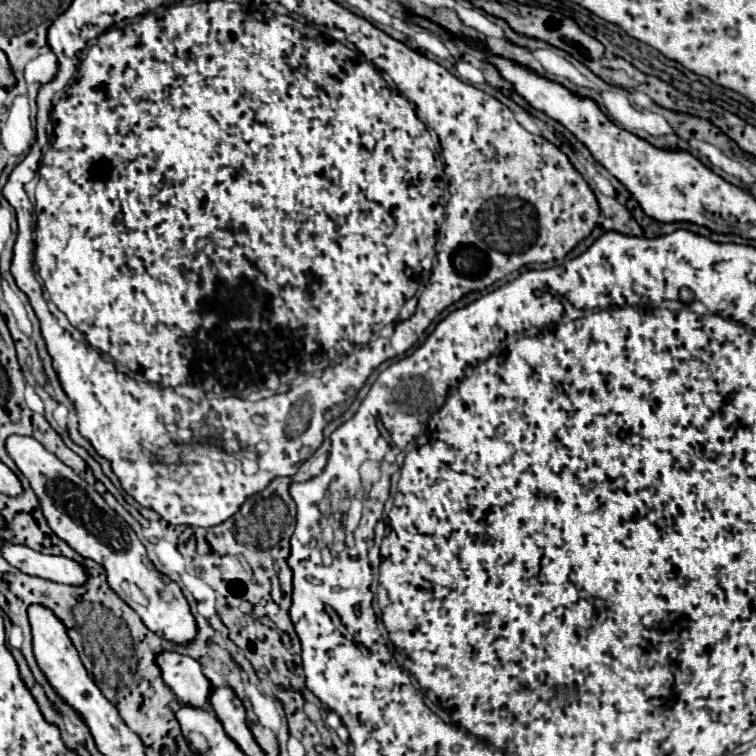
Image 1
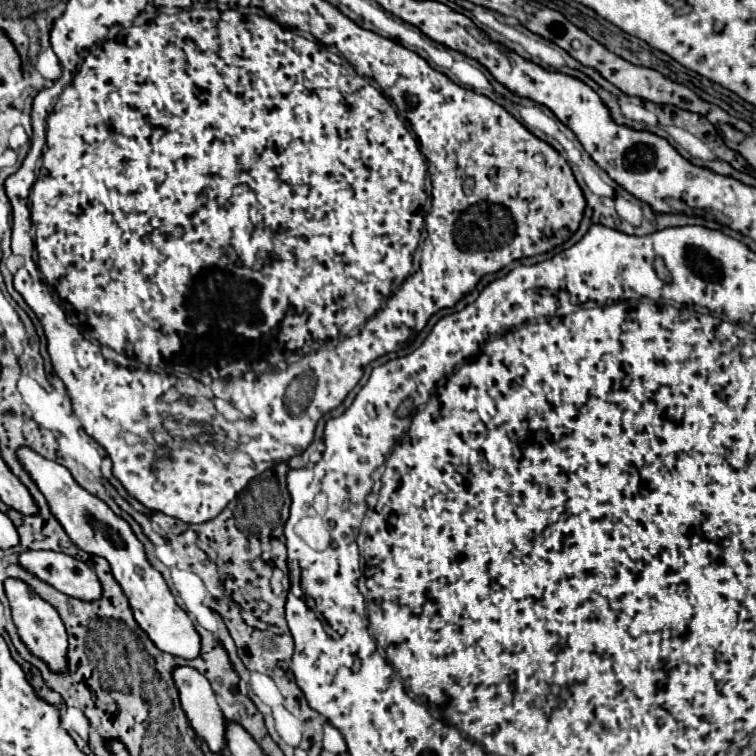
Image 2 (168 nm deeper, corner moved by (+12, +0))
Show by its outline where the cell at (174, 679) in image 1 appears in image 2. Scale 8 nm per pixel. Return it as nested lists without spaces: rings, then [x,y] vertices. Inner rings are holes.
[[[190,666],[176,668],[174,680],[176,680],[178,692],[180,692],[182,708],[184,708],[186,716],[188,716],[188,720],[190,720],[196,736],[204,740],[204,744],[208,746],[210,752],[214,752],[214,754],[226,754],[226,718],[222,714],[220,704],[216,702],[216,696],[214,696],[214,690],[212,690],[210,682],[198,670],[194,670]]]

